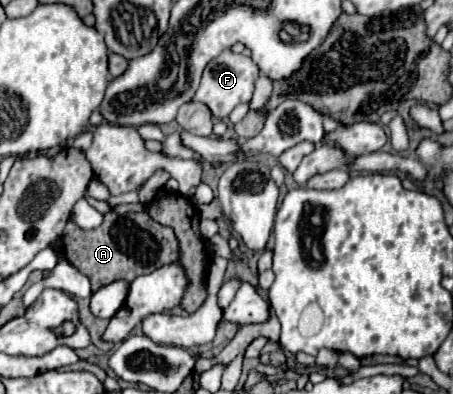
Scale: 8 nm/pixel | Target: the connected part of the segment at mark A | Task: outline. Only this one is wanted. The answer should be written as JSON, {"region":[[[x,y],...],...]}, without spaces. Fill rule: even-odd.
{"region":[[[104,214],[102,226],[88,230],[88,232],[78,228],[72,220],[66,224],[66,230],[62,236],[66,260],[90,278],[92,292],[96,292],[98,288],[112,284],[116,280],[126,280],[128,284],[132,284],[132,280],[136,276],[150,274],[156,268],[180,258],[176,234],[172,234],[172,230],[168,226],[160,226],[158,234],[128,232],[128,230],[136,230],[136,226],[142,226],[144,230],[152,228],[152,224],[150,224],[152,220],[146,214],[140,214],[140,216],[142,218],[138,218],[138,214],[136,214],[136,218],[120,218],[118,214]],[[116,218],[118,218],[118,222],[116,222]]]}

